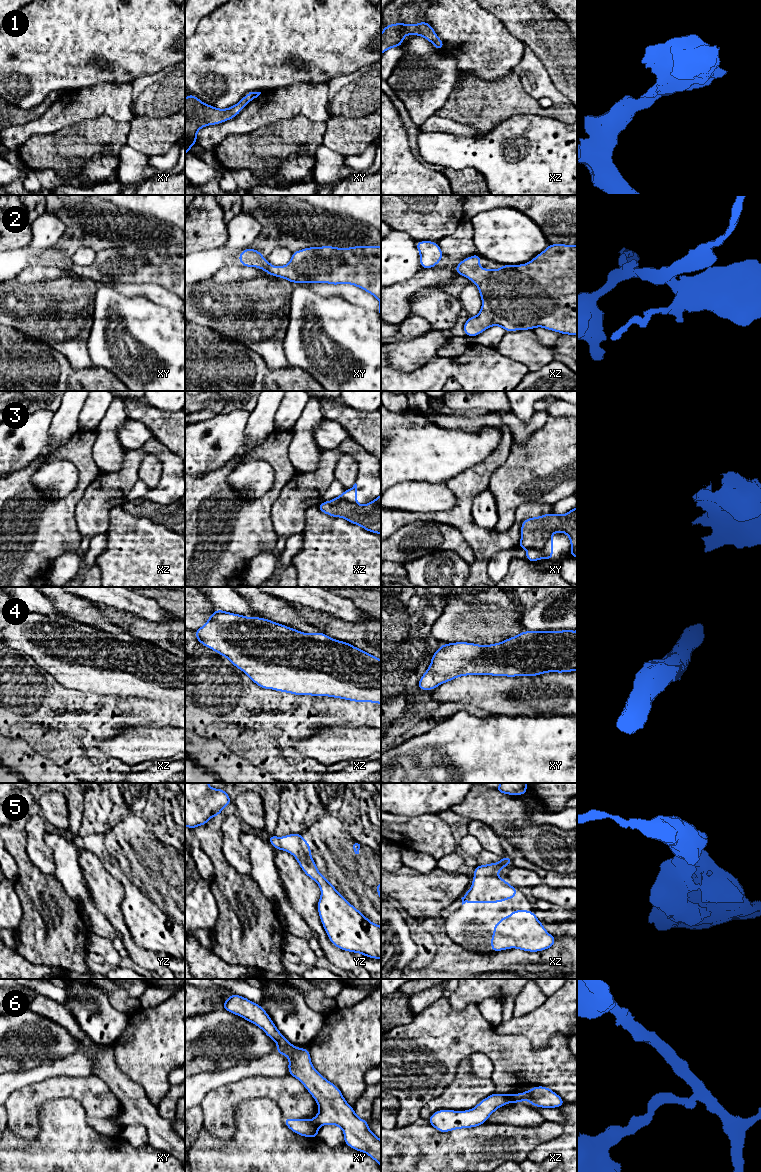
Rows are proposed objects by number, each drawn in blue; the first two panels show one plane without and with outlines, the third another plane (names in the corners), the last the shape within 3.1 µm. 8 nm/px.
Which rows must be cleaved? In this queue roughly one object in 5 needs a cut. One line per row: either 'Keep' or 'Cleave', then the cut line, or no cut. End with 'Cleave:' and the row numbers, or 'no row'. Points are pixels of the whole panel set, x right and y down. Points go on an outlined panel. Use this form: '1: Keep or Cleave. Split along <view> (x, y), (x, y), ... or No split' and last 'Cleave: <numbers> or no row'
1: Keep. No split
2: Keep. No split
3: Cleave. Split along xy (551, 534), (540, 549), (529, 549)
4: Keep. No split
5: Keep. No split
6: Cleave. Split along xz (517, 1094), (510, 1101)
Cleave: 3, 6

